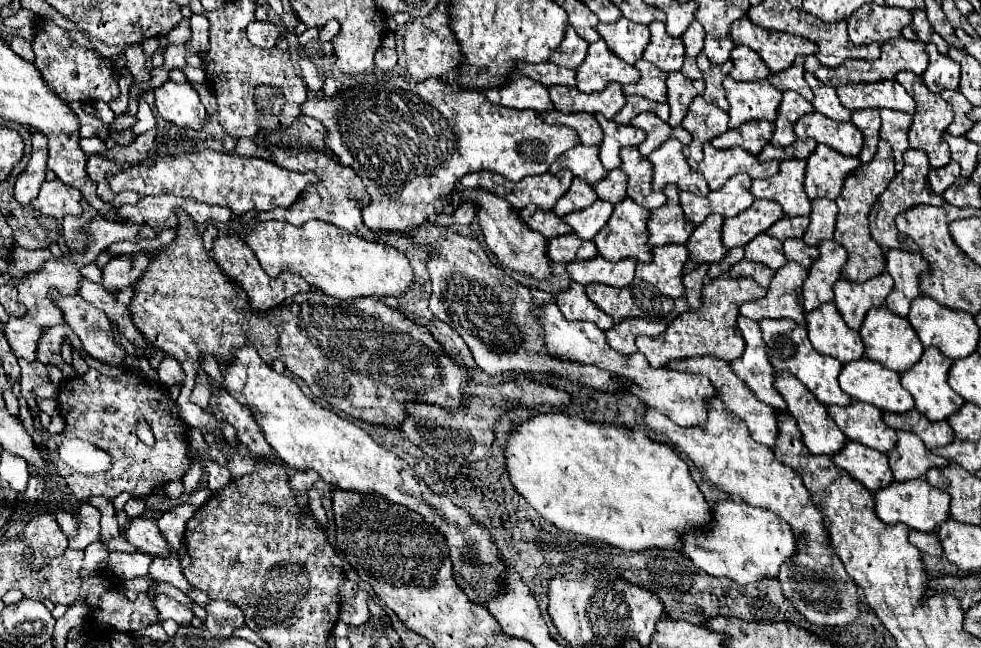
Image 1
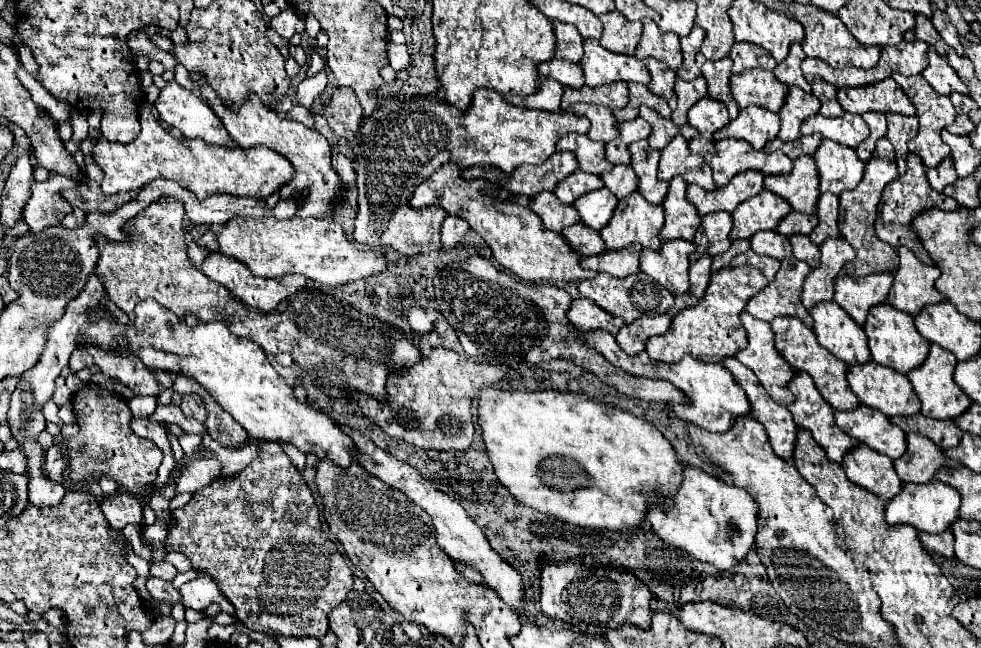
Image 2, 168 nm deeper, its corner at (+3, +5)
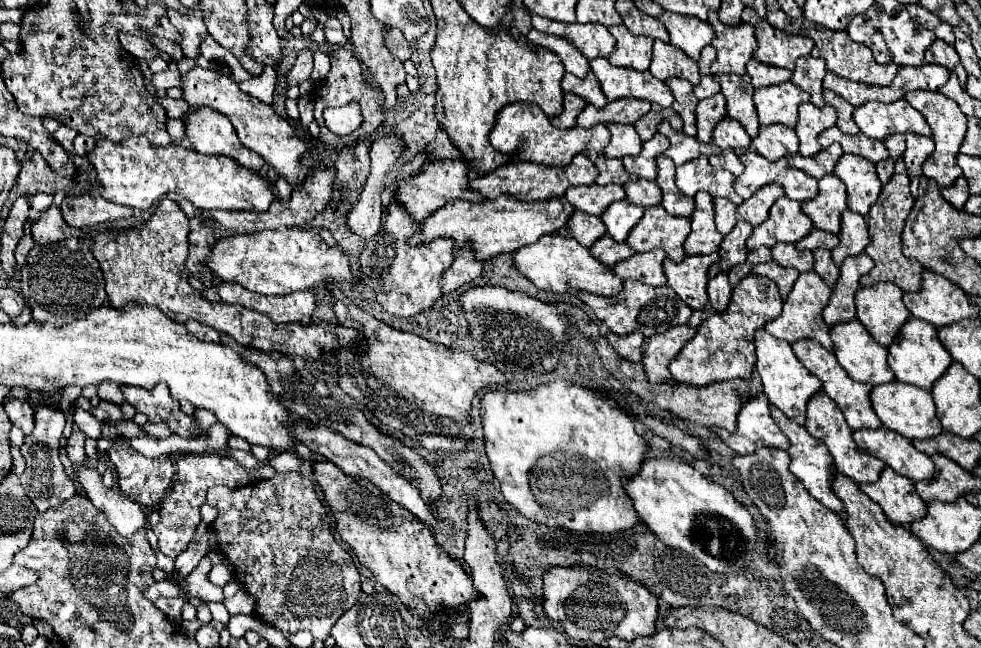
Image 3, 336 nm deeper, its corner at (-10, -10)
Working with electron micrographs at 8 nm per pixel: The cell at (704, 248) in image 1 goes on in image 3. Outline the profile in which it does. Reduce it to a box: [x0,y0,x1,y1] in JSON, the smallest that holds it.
[719,220,753,272]

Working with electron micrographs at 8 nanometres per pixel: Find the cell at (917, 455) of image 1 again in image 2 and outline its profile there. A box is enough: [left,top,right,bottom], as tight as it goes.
[894,433,960,483]

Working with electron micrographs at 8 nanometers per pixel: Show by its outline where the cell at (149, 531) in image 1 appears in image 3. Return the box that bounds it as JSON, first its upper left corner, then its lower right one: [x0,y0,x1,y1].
[75,464,147,536]

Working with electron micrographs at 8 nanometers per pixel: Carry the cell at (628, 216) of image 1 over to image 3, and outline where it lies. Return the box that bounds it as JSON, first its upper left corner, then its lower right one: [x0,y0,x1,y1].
[627,206,691,262]

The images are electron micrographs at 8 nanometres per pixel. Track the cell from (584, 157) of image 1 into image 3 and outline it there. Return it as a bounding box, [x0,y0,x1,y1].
[595,156,631,184]

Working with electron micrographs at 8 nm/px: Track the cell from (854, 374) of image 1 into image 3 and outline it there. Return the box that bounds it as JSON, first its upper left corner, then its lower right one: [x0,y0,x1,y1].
[871,382,943,440]

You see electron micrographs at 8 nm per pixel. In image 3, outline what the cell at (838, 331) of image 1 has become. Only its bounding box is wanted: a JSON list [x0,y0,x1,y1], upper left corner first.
[831,320,895,386]

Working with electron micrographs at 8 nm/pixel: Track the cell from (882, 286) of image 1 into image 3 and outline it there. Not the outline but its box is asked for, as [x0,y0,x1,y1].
[855,282,911,346]

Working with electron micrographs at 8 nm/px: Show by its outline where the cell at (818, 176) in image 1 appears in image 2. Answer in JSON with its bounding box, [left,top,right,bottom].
[814,139,864,195]

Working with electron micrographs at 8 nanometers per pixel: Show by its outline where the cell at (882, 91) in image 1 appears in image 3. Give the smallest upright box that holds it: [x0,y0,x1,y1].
[853,98,931,140]

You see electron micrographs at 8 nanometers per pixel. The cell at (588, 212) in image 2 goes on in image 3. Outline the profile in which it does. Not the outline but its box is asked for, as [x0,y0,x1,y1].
[601,200,645,242]

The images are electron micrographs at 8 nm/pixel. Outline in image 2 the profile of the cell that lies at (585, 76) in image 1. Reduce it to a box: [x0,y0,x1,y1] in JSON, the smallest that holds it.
[580,39,650,87]

